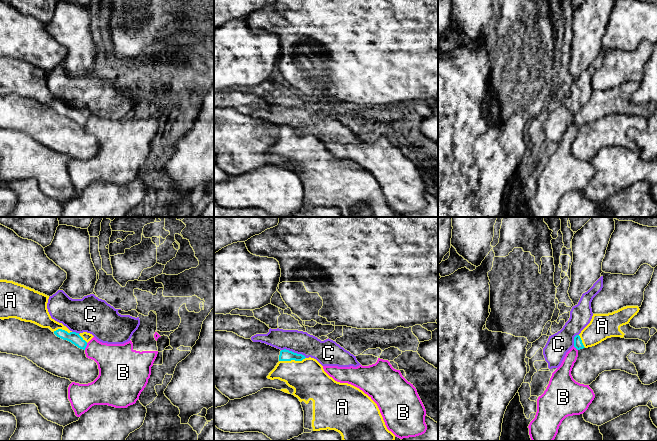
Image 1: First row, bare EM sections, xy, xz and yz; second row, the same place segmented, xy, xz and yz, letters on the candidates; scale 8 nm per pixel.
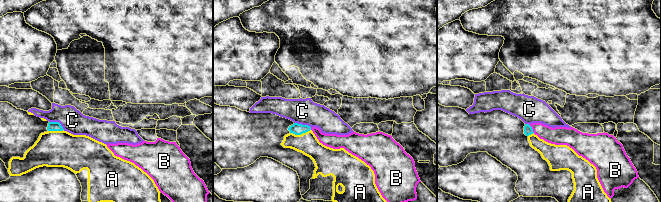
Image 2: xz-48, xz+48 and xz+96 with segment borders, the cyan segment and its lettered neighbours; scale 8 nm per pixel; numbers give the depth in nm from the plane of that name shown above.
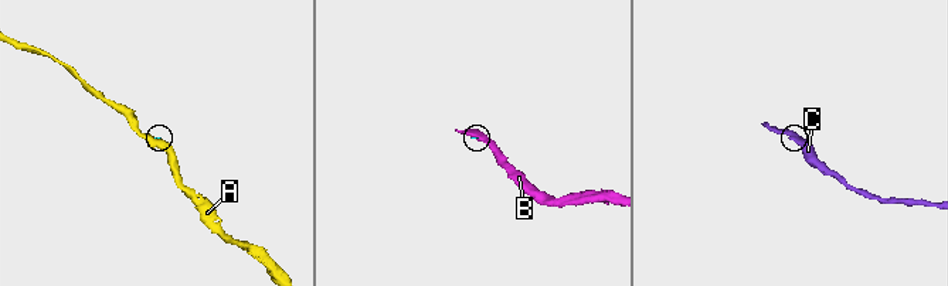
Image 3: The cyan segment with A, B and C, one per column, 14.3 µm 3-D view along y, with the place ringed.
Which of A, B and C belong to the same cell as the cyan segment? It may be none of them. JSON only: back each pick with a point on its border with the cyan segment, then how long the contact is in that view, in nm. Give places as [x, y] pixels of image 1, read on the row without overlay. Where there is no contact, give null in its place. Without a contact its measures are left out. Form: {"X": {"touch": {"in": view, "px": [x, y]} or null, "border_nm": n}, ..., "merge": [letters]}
{"A": {"touch": {"in": "xz", "px": [292, 135]}, "border_nm": 220}, "merge": ["A"]}

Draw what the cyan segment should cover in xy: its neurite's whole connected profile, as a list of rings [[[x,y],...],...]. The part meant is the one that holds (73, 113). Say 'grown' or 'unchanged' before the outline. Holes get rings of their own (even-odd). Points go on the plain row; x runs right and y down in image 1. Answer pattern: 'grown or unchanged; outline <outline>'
grown; outline [[[0,56],[0,95],[16,94],[49,104],[57,113],[85,126],[92,110],[70,107],[62,99],[51,94],[48,85],[49,72],[13,57]]]

